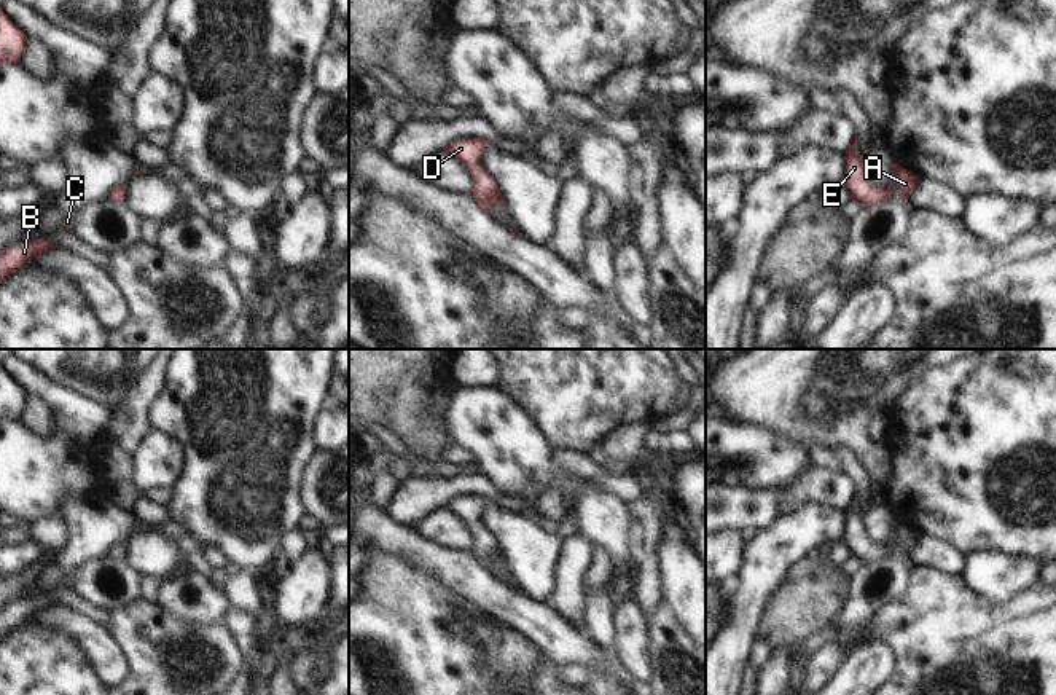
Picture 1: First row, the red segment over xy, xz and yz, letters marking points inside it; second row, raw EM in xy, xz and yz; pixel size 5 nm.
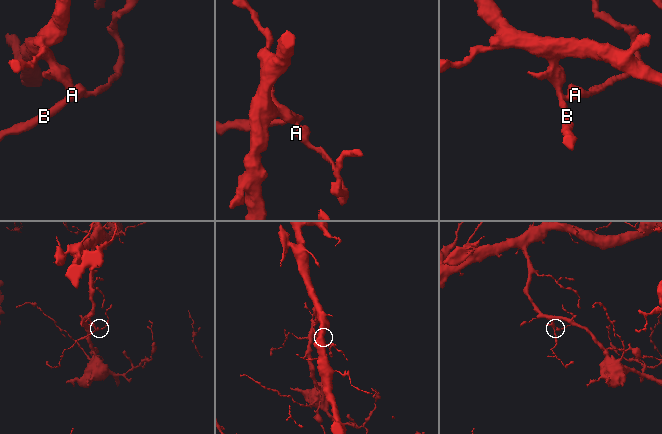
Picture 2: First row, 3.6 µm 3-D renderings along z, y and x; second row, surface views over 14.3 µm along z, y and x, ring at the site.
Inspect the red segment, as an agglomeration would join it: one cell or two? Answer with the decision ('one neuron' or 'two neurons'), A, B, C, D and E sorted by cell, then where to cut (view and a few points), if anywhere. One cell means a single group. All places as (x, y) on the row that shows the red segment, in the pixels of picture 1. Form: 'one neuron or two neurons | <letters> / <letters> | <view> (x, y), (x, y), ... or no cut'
one neuron | A B C D E | no cut

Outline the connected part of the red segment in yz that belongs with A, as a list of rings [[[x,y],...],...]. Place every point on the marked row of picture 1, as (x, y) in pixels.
[[[894,163],[894,169],[894,187],[900,196],[908,201],[919,180],[911,171],[902,167],[898,163]]]

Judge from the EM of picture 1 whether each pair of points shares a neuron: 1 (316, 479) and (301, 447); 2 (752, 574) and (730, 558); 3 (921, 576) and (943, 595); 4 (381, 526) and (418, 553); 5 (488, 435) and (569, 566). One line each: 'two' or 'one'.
1: two
2: two
3: one
4: one
5: two

